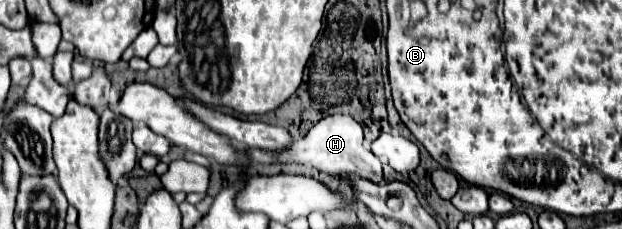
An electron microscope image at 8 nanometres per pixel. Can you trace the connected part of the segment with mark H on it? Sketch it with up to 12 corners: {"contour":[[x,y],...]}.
{"contour":[[351,115],[323,117],[307,137],[255,163],[301,163],[379,183],[381,161]]}

